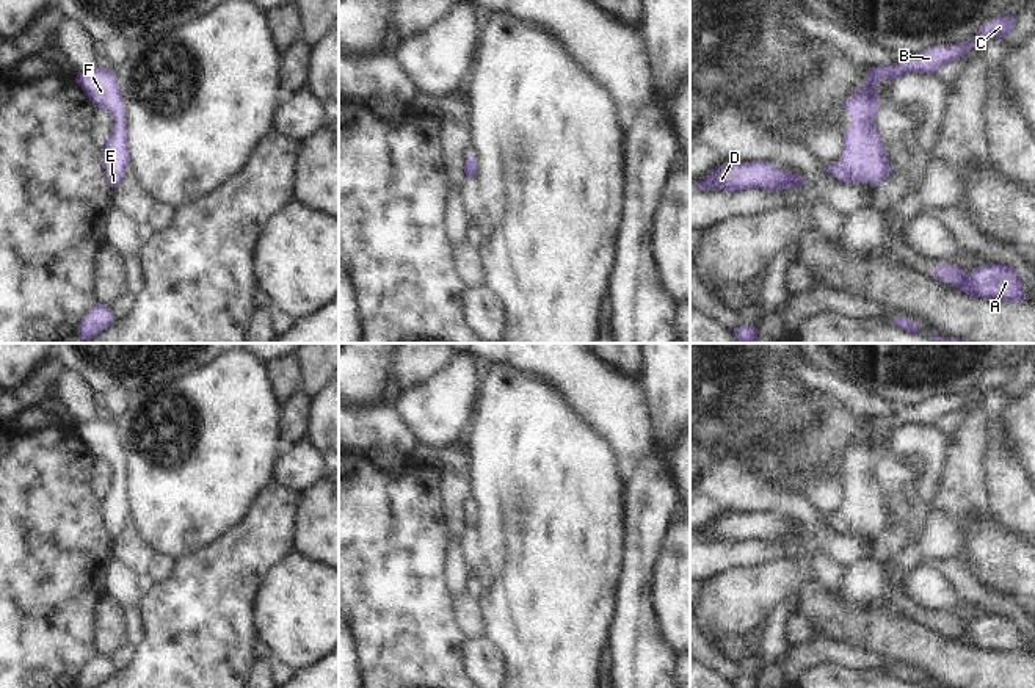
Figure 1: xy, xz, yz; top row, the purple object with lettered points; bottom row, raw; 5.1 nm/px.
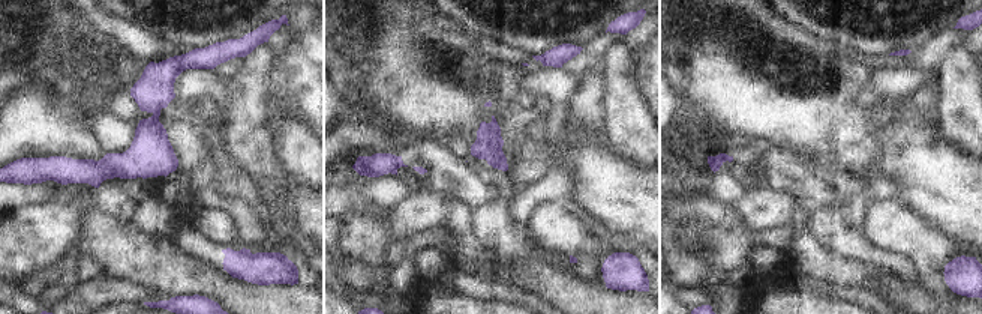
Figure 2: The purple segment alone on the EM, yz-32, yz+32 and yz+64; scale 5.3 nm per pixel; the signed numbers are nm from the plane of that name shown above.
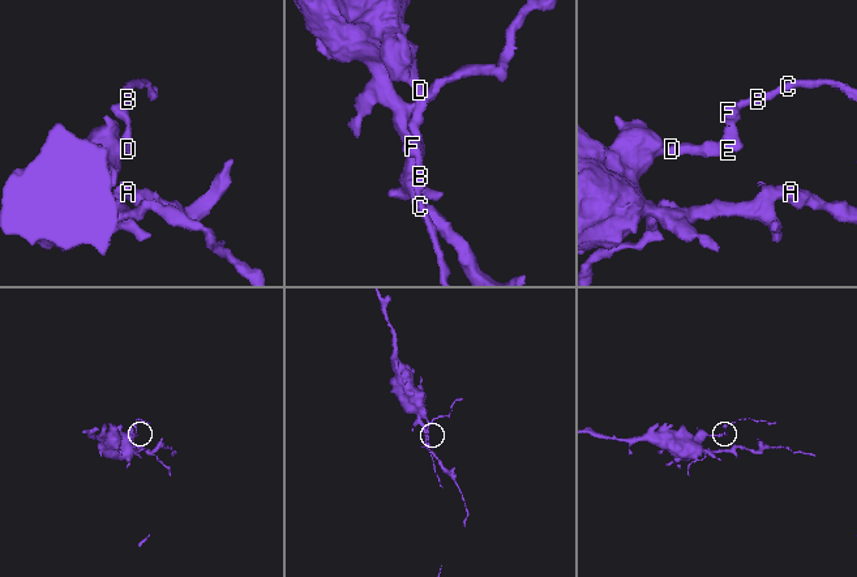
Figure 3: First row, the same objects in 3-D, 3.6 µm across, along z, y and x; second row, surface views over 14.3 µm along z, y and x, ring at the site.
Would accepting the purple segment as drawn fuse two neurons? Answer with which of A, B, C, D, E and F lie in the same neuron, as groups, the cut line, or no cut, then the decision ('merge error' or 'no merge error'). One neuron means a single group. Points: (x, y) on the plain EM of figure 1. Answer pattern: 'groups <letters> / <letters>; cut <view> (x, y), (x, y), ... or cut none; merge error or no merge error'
groups A B C D E F; cut none; no merge error

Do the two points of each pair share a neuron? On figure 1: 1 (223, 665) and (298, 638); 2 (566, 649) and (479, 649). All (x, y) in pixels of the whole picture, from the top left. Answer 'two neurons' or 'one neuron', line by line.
1: two neurons
2: two neurons

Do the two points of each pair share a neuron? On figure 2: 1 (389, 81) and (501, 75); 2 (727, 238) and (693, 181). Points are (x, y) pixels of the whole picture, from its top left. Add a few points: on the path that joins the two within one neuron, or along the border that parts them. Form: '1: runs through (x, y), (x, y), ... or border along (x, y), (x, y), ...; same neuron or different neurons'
1: runs through (417, 81), (452, 81), (461, 86), (473, 80); same neuron
2: runs through (718, 224), (696, 202), (694, 194); same neuron

